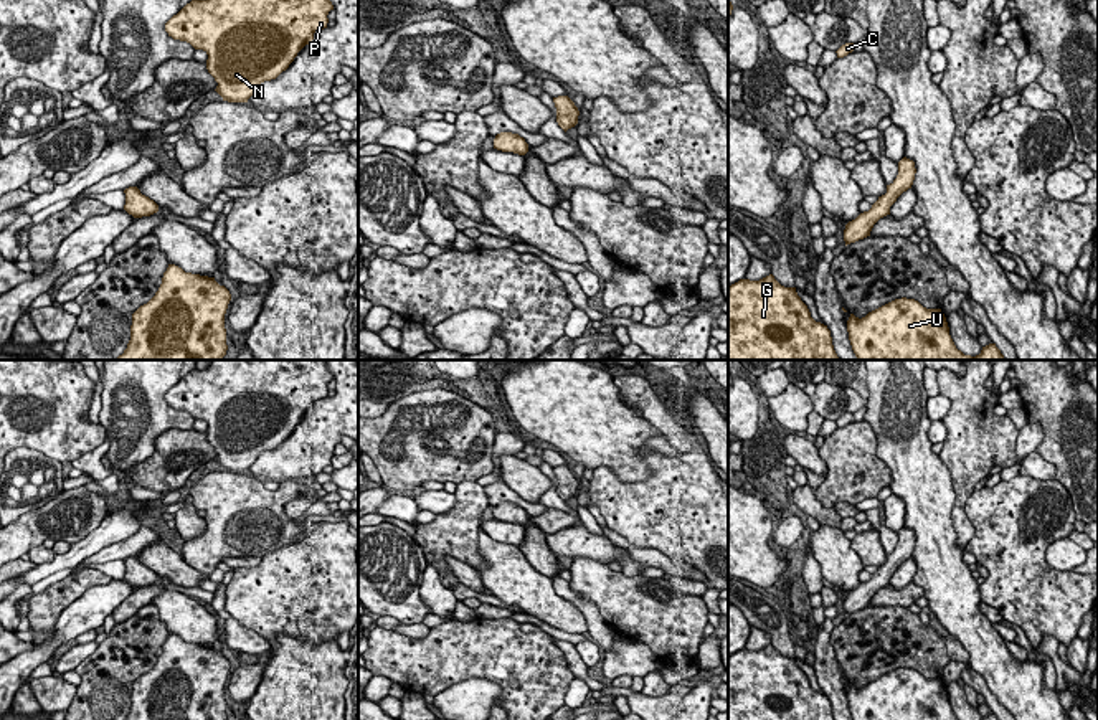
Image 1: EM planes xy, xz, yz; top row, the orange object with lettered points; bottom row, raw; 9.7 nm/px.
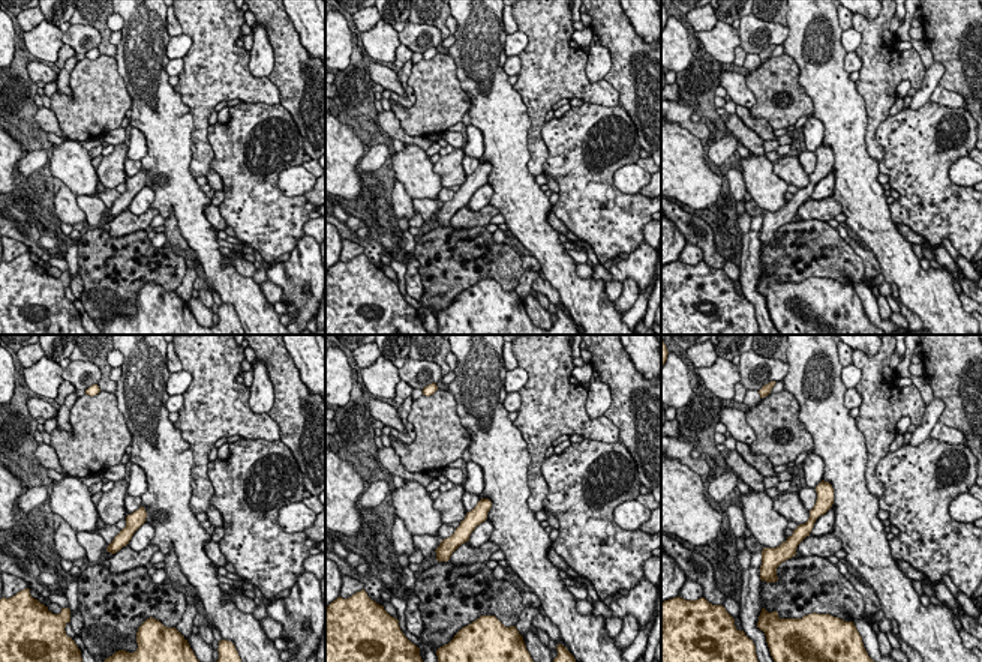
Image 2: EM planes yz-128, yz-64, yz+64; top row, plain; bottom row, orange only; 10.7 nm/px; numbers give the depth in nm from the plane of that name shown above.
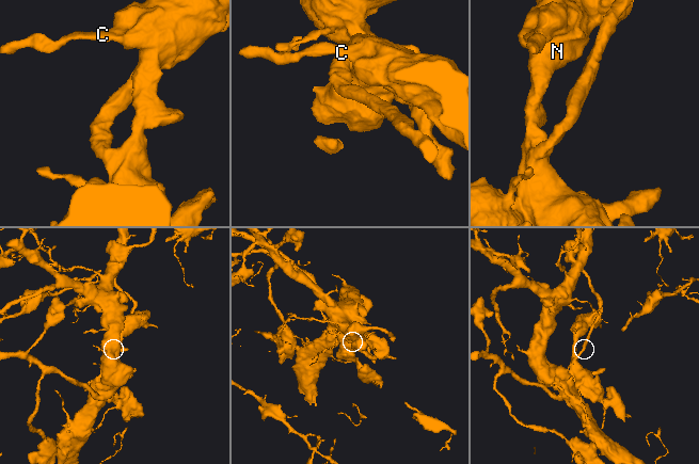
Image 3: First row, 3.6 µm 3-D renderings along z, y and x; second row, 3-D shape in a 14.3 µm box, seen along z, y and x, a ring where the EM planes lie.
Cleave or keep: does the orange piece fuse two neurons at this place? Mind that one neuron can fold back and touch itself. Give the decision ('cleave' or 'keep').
keep

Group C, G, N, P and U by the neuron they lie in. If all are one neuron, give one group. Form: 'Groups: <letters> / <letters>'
Groups: C G N P U

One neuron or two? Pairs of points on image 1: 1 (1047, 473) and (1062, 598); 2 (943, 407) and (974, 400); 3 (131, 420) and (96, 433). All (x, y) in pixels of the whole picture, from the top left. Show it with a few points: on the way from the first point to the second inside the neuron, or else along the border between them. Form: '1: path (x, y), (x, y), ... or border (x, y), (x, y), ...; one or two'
1: border (1019, 473), (1054, 479); two
2: border (940, 393), (950, 402), (950, 412), (941, 420); two
3: border (101, 423), (106, 433); two

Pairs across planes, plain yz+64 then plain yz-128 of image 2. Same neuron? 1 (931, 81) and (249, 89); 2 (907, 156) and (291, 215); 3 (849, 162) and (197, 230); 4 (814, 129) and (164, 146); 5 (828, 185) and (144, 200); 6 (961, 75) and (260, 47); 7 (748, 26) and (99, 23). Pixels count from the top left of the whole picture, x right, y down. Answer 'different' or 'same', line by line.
1: different
2: same
3: same
4: different
5: same
6: different
7: different

